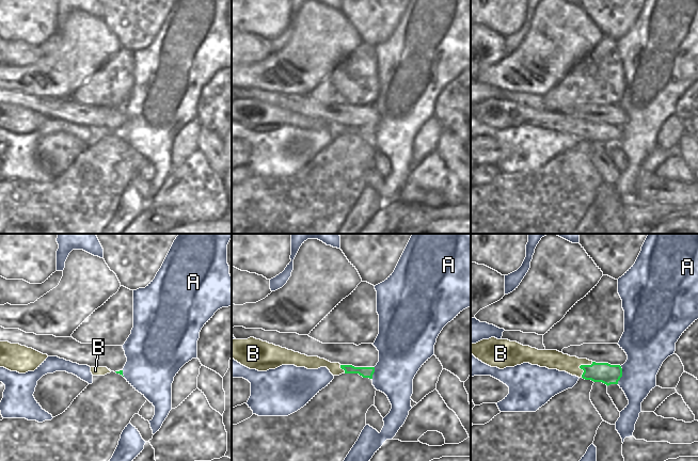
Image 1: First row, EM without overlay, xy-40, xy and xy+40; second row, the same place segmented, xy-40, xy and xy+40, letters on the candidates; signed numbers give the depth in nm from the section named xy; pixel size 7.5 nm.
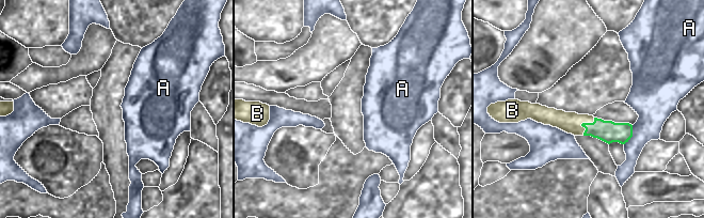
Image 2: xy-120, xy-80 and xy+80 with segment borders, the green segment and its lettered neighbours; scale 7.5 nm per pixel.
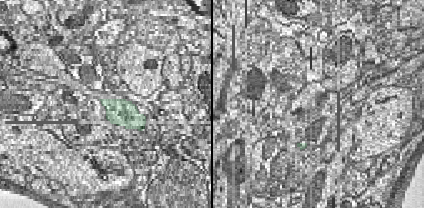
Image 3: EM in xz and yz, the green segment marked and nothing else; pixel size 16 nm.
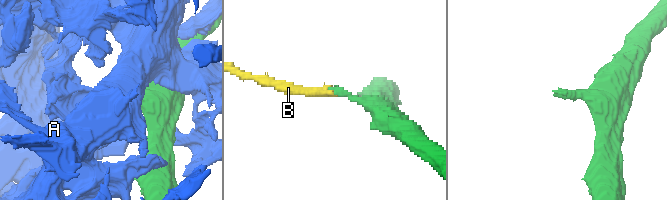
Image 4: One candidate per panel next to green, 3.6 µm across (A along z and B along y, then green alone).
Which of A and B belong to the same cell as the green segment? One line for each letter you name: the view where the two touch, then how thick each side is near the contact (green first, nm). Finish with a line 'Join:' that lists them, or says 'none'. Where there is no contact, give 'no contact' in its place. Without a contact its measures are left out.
B: contact in xy+40; calibres 150 and 140 nm
Join: B

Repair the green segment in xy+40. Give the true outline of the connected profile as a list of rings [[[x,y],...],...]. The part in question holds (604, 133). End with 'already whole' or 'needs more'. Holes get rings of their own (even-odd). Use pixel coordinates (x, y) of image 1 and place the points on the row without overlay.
[[[491,98],[471,106],[471,114],[482,124],[504,130],[523,124],[566,132],[572,137],[602,143],[607,147],[618,145],[622,138],[620,126],[596,124],[564,115],[557,111],[538,111],[508,100]]]; needs more

